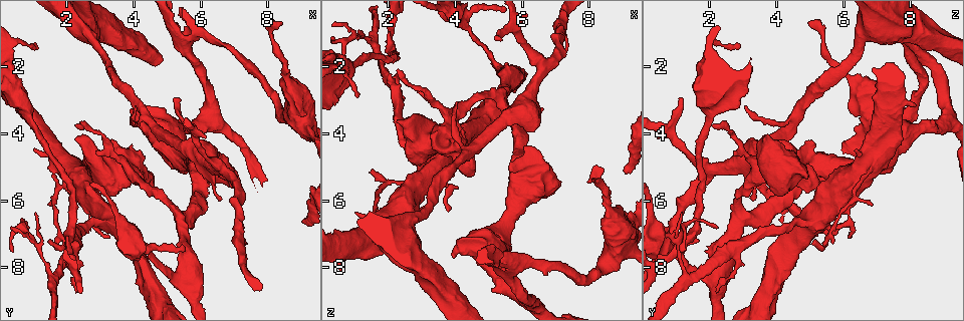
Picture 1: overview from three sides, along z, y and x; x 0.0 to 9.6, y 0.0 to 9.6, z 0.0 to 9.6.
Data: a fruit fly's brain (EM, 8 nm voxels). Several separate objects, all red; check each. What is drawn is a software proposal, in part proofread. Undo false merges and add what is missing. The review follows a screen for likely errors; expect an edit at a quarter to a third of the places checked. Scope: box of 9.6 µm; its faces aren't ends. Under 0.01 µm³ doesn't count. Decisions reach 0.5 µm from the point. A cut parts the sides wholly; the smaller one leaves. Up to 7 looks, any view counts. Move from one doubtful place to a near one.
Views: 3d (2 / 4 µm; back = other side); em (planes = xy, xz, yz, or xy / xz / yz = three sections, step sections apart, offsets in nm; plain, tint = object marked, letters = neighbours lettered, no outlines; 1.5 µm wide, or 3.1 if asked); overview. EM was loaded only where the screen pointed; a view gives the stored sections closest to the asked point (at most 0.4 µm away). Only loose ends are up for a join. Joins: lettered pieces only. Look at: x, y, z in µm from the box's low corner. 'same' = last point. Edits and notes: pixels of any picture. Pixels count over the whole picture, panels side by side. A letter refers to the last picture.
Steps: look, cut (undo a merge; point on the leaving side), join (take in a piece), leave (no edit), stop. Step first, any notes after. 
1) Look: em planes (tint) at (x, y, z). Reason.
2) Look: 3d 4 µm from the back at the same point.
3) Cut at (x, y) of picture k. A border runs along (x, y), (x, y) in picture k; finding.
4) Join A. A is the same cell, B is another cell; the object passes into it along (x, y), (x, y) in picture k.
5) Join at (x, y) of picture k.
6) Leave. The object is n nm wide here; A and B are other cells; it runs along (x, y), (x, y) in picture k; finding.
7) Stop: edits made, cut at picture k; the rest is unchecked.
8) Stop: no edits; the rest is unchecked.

Look: 3d 4 µm at (2.00, 7.35, 5.40). Sharp bend.

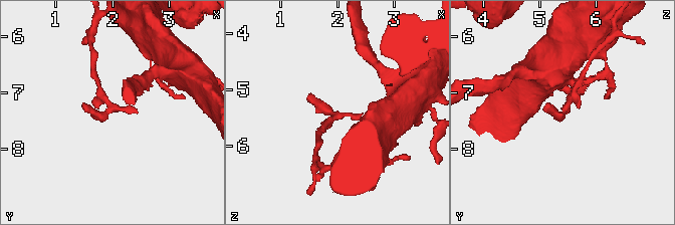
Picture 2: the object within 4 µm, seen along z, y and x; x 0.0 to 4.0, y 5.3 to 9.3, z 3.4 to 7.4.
Look: em yz step 4 (tint) at (1.95, 7.35, 5.45).

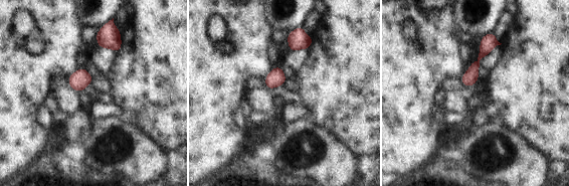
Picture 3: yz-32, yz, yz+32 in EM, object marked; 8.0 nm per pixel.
Look: em yz step 4 (letters) at the same point. What lies round it.

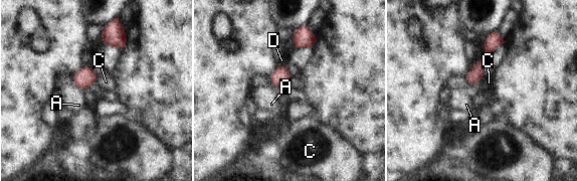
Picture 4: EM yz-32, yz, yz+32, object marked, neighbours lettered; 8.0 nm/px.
Leave. A, C and D are other cells; continuous, no second cell.

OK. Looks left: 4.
Look: 3d 2 µm at (2.25, 8.70, 2.20).

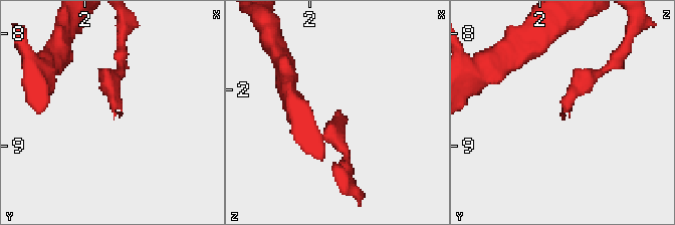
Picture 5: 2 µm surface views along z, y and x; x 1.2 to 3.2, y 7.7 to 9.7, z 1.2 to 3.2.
Look: em yz step 4 (letters) at (2.28, 8.72, 2.20).

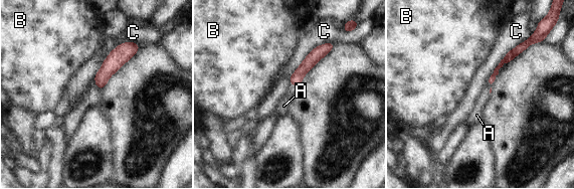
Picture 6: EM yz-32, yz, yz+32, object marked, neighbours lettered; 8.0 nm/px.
Look: em planes (letters) at the same point. Cut it another way.

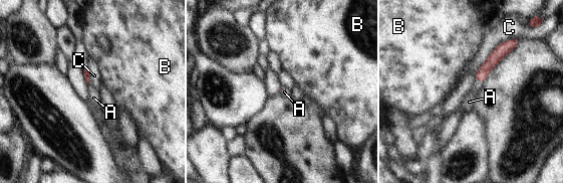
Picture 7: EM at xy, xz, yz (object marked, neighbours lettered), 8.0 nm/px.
Join A. A is the same cell, B and C are other cells; the cell continues.

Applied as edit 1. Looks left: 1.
Stop: edits made, join at picture 7; the rest is unchecked.

